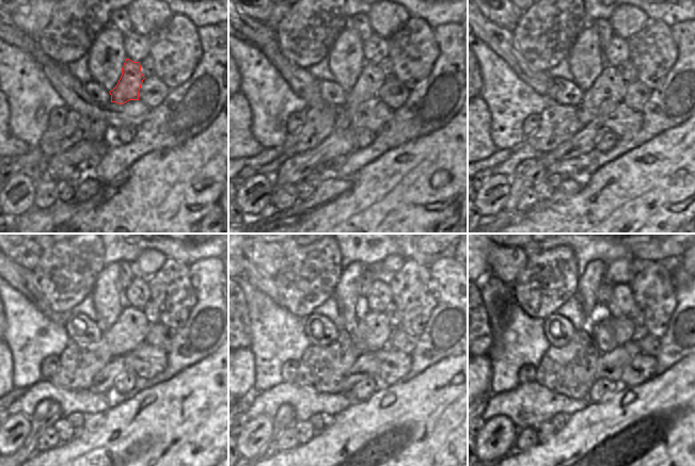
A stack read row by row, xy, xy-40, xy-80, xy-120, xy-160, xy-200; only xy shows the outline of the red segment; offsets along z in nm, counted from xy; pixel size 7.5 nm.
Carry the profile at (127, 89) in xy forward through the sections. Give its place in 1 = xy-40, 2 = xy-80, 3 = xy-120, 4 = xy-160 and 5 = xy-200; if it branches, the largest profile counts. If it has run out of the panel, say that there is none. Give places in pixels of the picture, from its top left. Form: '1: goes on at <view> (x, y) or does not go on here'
1: goes on at xy-40 (370, 79)
2: goes on at xy-80 (609, 90)
3: goes on at xy-120 (131, 327)
4: goes on at xy-160 (370, 333)
5: goes on at xy-200 (624, 330)

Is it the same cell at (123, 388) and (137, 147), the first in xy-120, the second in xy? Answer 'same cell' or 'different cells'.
different cells

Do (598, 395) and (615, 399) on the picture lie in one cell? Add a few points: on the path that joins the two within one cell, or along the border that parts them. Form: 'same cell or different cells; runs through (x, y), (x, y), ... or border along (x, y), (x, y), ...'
different cells; border along (621, 388), (598, 402), (589, 403)

